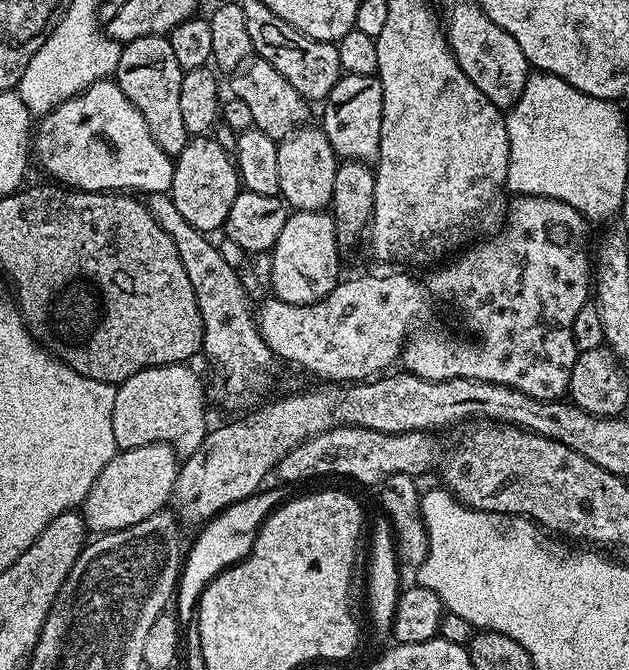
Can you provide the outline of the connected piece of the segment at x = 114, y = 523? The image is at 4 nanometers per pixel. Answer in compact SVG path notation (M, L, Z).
M151 444L117 451L116 457L106 462L106 470L98 474L90 494L86 494L82 505L84 527L89 533L117 532L134 526L156 512L165 511L172 500L176 476L181 461L170 444Z

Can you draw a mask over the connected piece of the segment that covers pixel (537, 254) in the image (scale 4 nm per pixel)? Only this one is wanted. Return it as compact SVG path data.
M513 195L506 204L506 219L504 227L491 238L485 238L461 251L455 258L441 263L426 279L426 292L429 297L437 296L444 304L449 304L454 311L460 312L464 324L476 336L447 336L444 332L420 332L408 337L402 353L403 371L411 376L426 378L434 382L442 382L450 378L466 378L478 382L494 382L498 386L510 386L514 390L522 390L522 394L530 394L530 398L539 400L559 400L568 396L570 376L574 370L574 362L578 355L574 342L574 318L578 318L578 310L589 303L590 289L594 284L594 264L590 259L590 248L584 243L588 240L589 221L583 212L574 210L574 206L566 206L545 196L517 196Z

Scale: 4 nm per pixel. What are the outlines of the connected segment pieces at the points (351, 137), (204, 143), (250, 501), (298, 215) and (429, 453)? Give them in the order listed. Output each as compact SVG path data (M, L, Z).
M344 74L323 101L324 121L322 127L330 146L340 160L363 160L375 162L380 157L382 134L382 82L379 76Z
M211 135L192 136L180 155L175 157L170 195L182 218L198 231L212 234L215 228L216 231L223 229L226 214L230 214L230 206L234 206L234 198L241 190L233 157Z
M282 488L261 490L238 503L231 504L219 515L212 517L200 529L189 554L185 555L181 565L180 579L177 581L177 591L174 598L174 611L176 619L181 625L187 625L196 618L200 595L206 585L218 573L236 564L237 561L248 556L252 549L253 538L257 528L263 524L265 517L287 499L288 494Z
M293 211L288 217L286 226L282 226L282 234L278 234L278 242L272 247L270 253L270 259L272 259L272 288L276 291L273 292L275 299L287 304L313 304L322 298L326 298L326 294L330 294L330 290L334 290L334 286L339 284L342 279L340 255L342 255L342 249L336 237L336 223L331 211Z
M335 428L334 430L328 430L317 436L310 436L306 442L294 446L294 450L290 450L290 454L286 454L280 459L280 463L276 465L274 472L277 477L280 475L284 480L312 480L315 476L349 476L350 479L357 480L358 483L362 484L360 486L368 486L364 484L372 484L372 486L379 485L380 481L394 474L406 474L413 478L420 478L423 472L430 471L436 463L439 465L442 460L442 452L440 456L440 444L432 436L435 435L429 434L428 432L379 432L378 430L370 430L369 428Z

